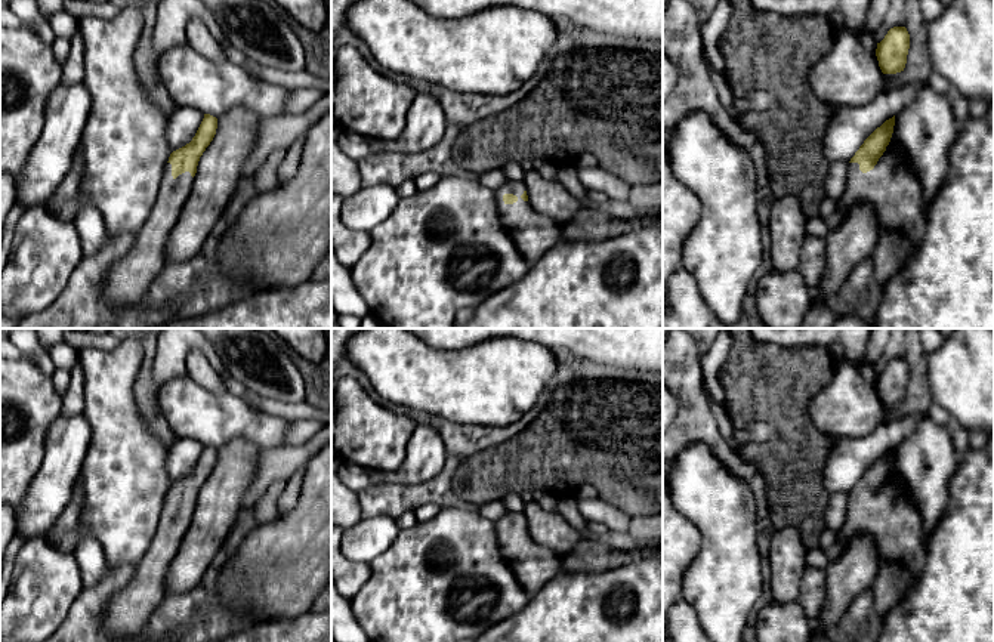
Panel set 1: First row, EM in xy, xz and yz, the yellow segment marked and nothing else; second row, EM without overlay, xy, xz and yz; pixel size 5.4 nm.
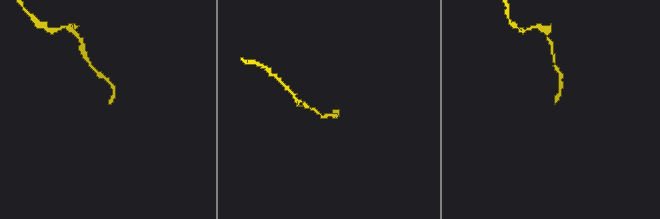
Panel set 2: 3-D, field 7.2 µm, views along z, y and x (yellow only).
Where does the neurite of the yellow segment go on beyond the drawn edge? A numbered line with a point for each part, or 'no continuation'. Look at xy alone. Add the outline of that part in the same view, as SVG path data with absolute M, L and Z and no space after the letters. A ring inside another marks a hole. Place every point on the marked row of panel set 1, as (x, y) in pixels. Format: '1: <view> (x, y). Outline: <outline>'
1: xy (185, 210). Outline: M243 107L229 109L219 117L216 135L200 157L194 178L189 172L185 172L175 179L172 164L166 164L158 195L148 219L135 235L133 246L114 263L104 281L102 293L111 305L138 302L164 268L186 263L201 251L237 183L243 179L243 166L256 142L259 120L260 115Z

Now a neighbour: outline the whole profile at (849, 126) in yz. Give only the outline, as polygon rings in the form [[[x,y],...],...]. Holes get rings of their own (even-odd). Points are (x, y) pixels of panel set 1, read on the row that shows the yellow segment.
[[[920,80],[893,92],[883,90],[871,104],[864,107],[833,107],[834,111],[824,136],[824,157],[828,163],[849,163],[864,141],[886,120],[913,102],[924,84],[927,81]]]

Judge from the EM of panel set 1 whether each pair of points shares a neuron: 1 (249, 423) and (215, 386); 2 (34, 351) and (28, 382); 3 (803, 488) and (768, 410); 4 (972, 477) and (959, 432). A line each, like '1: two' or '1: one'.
1: two
2: two
3: one
4: two

